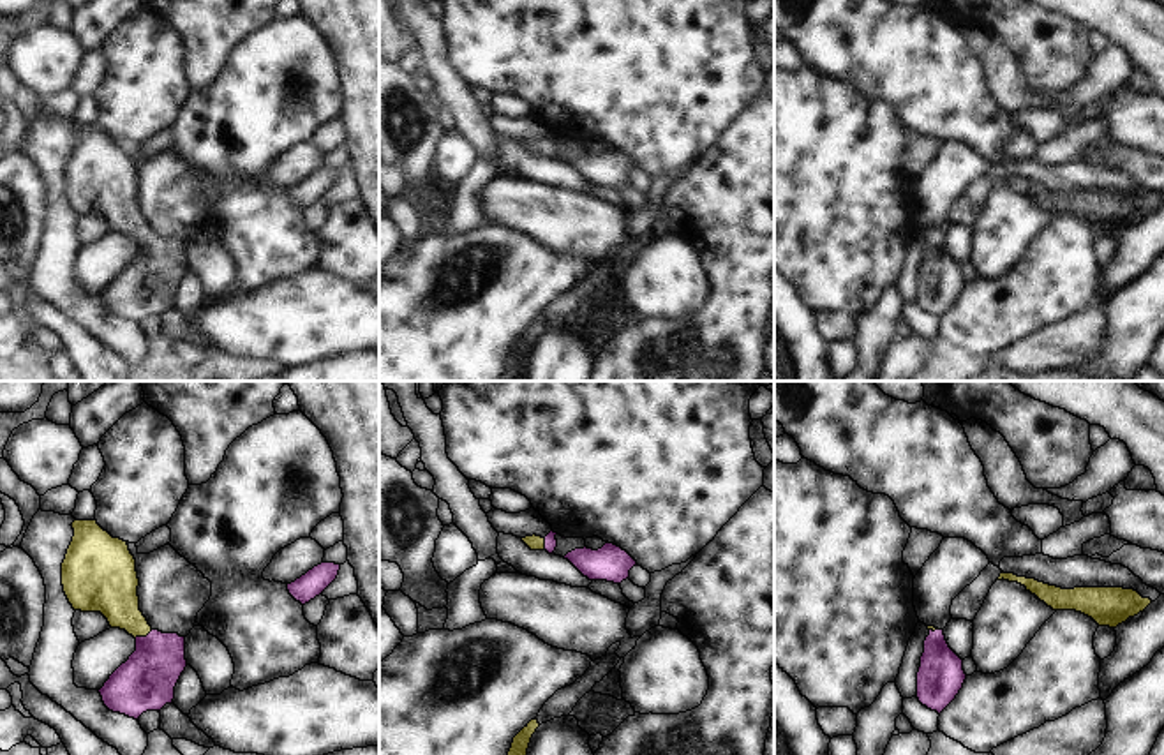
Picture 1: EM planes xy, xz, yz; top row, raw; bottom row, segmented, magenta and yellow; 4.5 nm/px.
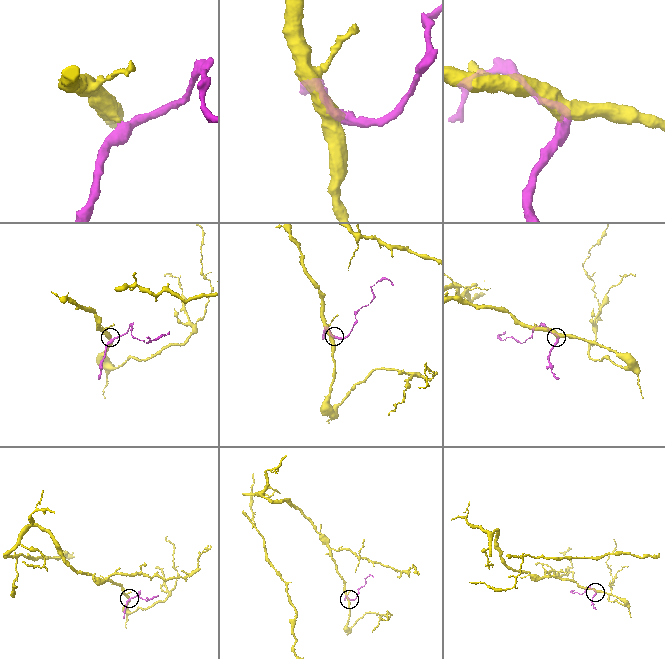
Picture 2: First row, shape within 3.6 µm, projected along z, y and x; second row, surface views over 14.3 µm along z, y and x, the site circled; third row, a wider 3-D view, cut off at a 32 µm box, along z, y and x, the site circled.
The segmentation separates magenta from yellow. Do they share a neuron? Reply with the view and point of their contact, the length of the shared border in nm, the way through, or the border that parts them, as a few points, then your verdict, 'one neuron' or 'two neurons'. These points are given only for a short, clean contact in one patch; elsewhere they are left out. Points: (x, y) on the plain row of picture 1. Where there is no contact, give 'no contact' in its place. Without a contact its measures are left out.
meets magenta in xy at (143, 242); contact 90 nm long; runs through xy (147, 284), (143, 242), (113, 196); one neuron

